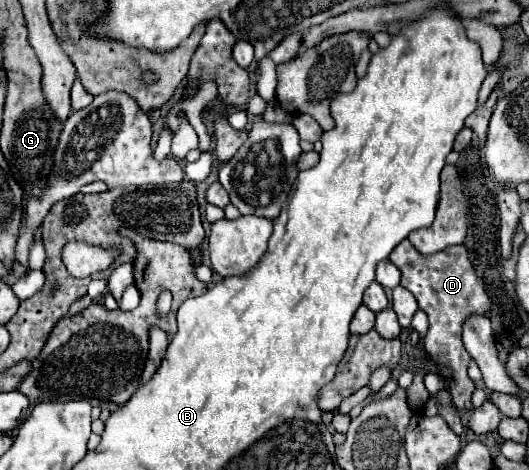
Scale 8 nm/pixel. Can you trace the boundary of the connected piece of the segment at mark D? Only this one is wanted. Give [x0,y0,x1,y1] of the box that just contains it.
[388,239,490,409]

